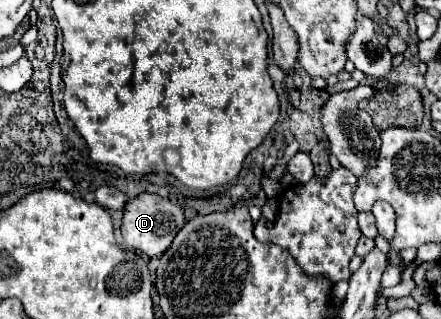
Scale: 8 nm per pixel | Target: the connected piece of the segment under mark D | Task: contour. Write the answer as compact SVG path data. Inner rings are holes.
M142 192L134 200L130 200L124 208L122 218L122 236L130 248L138 248L146 256L160 256L168 250L174 236L180 232L180 228L186 224L184 210L178 202L172 202L170 198L160 198L158 194ZM166 206L166 210L164 210Z

